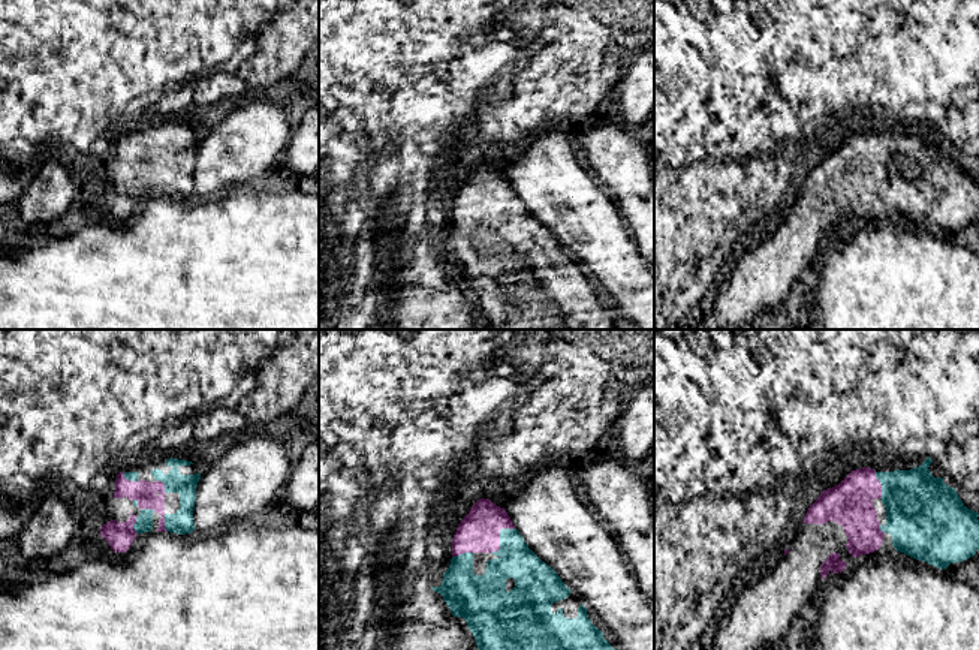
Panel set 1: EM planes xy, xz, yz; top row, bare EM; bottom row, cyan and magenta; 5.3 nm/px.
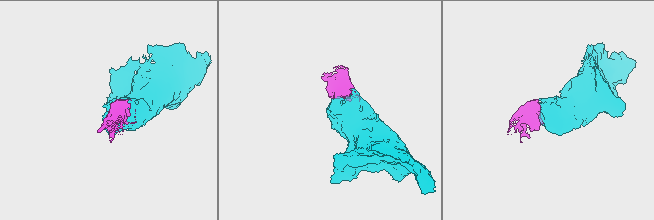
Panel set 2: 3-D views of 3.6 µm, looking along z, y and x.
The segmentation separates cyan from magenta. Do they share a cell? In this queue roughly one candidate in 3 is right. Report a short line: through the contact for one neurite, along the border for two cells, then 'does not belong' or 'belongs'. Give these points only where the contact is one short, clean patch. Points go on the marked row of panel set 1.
belongs

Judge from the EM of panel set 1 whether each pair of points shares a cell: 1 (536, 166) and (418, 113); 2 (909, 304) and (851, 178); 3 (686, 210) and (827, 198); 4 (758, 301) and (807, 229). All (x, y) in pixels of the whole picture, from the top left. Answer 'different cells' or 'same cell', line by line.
1: different cells
2: different cells
3: different cells
4: same cell

